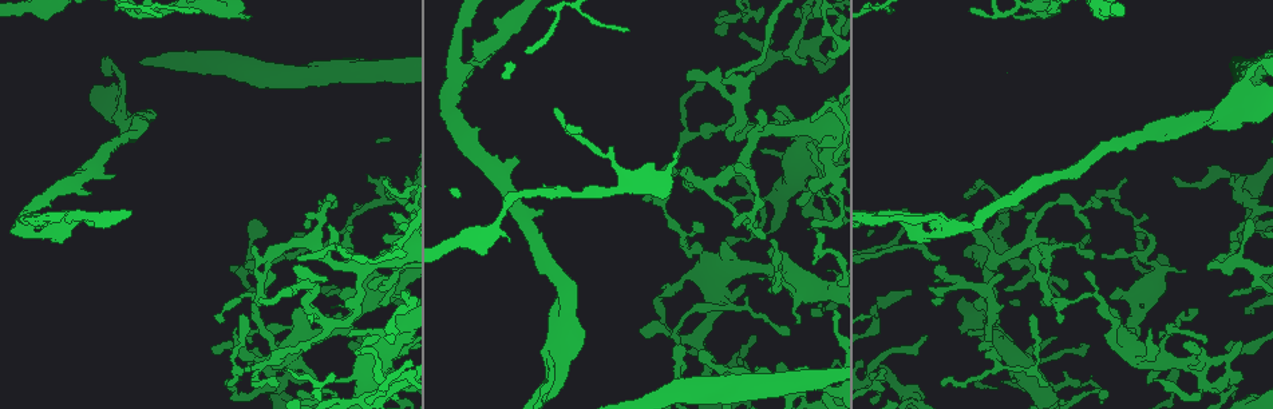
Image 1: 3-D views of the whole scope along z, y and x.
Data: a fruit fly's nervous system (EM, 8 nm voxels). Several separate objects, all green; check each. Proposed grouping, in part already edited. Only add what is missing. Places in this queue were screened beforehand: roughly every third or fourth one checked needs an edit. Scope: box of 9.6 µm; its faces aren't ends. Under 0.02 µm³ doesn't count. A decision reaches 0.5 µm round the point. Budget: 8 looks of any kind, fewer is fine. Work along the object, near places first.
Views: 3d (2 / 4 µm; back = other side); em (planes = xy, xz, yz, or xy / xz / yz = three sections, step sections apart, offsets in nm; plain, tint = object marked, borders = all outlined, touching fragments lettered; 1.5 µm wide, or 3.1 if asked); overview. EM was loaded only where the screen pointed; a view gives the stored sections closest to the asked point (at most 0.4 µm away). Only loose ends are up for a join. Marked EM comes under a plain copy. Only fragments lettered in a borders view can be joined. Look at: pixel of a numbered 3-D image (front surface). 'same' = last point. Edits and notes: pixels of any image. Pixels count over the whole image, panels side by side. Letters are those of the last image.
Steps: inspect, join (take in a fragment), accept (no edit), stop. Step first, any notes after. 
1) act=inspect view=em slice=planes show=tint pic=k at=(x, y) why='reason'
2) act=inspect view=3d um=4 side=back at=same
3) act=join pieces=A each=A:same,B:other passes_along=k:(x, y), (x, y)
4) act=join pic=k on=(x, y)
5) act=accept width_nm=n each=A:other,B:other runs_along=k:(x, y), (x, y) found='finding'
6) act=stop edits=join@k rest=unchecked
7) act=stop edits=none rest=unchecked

act=inspect view=em slice=planes show=borders pic=1 at=(1017, 18) why='an open end'

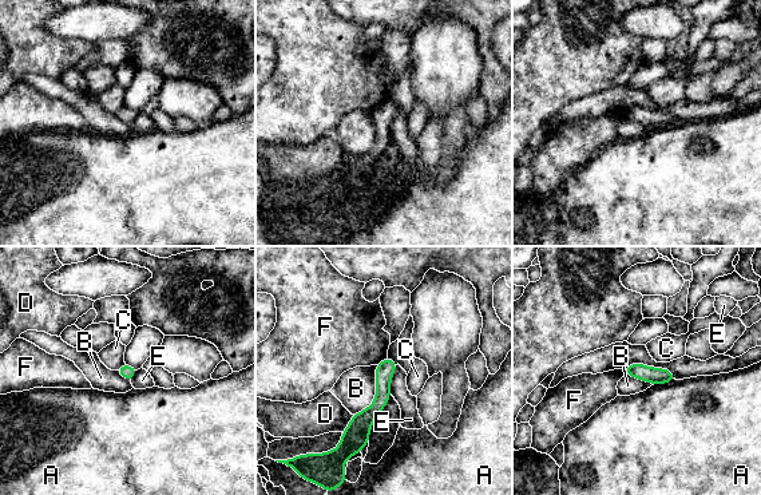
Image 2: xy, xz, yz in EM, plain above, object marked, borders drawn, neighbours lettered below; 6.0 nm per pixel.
act=accept each=A:other,B:other,C:other,D:other,E:other,F:other runs_along=2:(389, 361), (356, 450) found='none of them fits'

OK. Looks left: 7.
act=inspect view=3d um=2 pic=1 at=(350, 233) why='an open end'

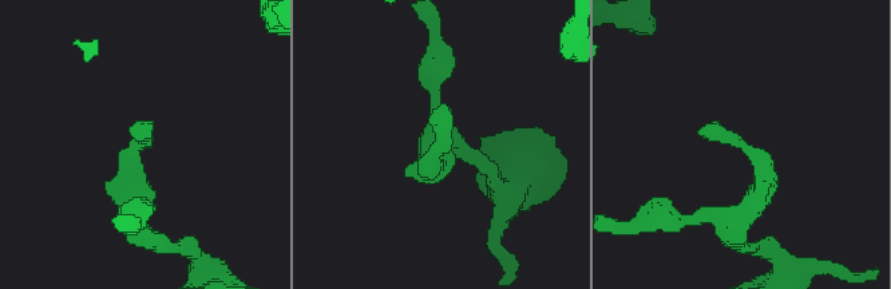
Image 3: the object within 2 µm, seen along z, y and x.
act=inspect view=em slice=planes show=borders pic=3 at=(704, 134)

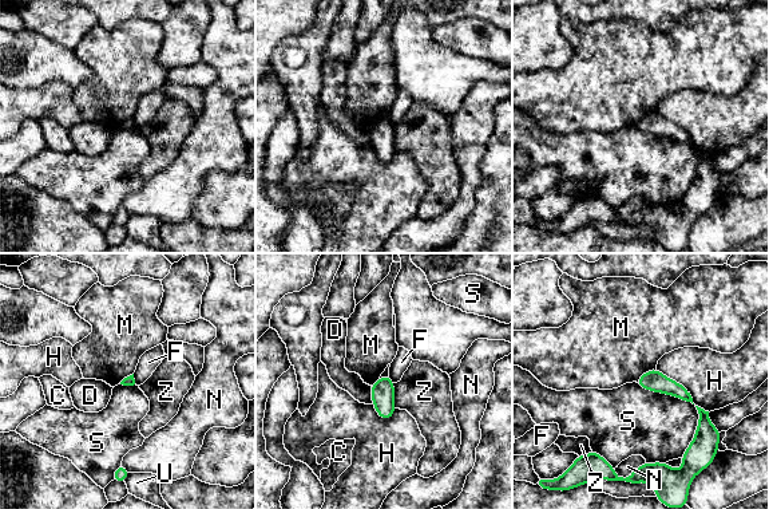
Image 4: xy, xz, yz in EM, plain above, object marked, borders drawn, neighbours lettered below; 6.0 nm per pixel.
act=accept each=C:other,D:other,F:other,H:other,M:other,N:other,S:other,U:other,Z:other runs_along=4:(641, 381), (681, 391), (702, 413), (706, 427) found='none of them fits'

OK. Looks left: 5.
act=inspect view=em slice=planes show=borders pic=1 at=(1150, 329) why='an open end'

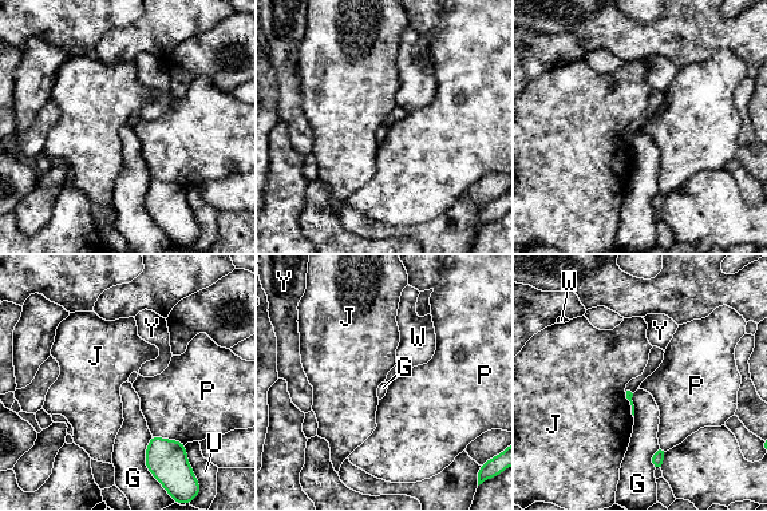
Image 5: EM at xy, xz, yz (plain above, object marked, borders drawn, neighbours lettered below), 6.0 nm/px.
act=accept longest_contact=G:240nm each=G:other,J:other,P:other,U:other,W:other,Y:other border=5:(151, 434), (185, 444) found='none of them fits'

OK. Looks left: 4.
act=stop edits=none rest=unchecked

